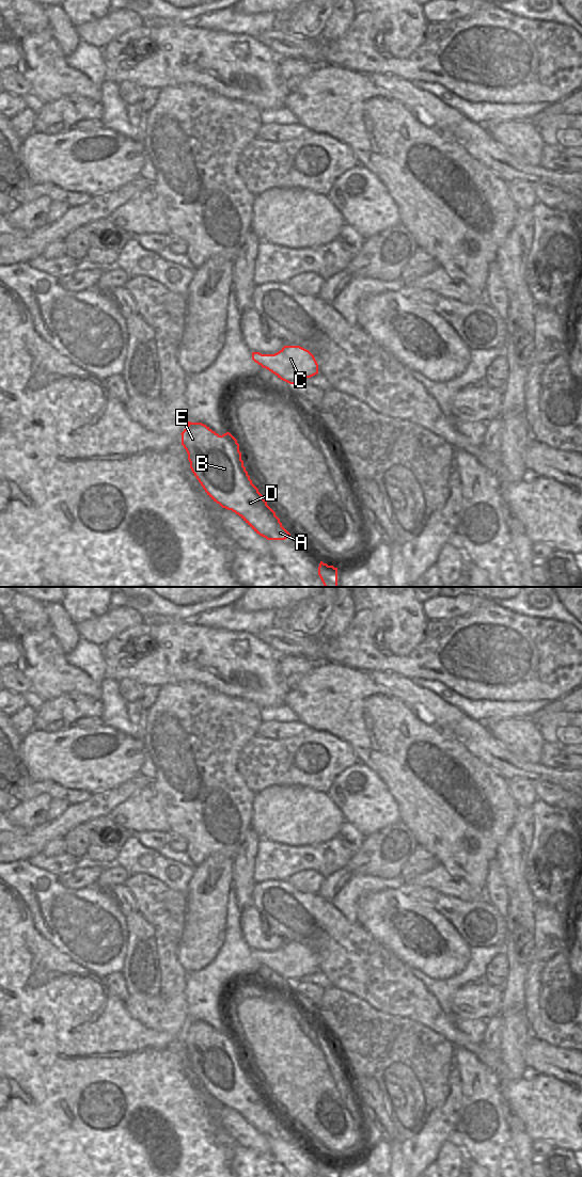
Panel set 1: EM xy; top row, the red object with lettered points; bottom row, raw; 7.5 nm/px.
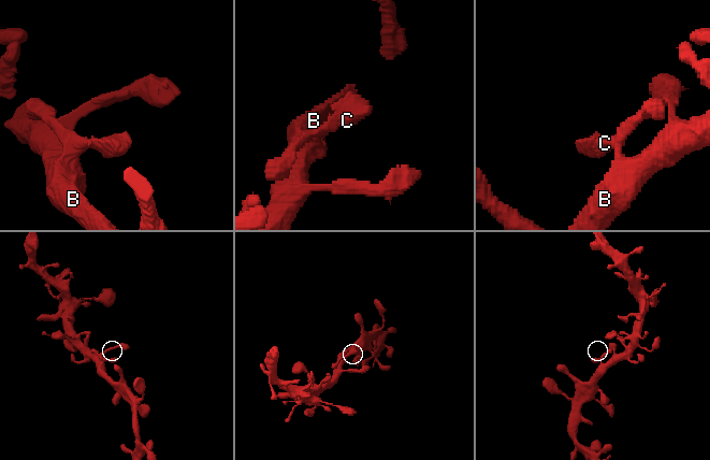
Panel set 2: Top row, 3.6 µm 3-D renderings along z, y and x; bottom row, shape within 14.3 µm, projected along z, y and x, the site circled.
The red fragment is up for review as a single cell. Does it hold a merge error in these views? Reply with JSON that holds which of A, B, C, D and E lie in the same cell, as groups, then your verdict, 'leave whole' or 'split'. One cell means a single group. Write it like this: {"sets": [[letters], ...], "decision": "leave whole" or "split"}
{"sets": [["A", "B", "C", "D", "E"]], "decision": "leave whole"}

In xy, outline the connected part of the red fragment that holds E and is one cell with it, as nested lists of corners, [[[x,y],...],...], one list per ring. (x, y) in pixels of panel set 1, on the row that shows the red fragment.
[[[188,422],[188,426],[180,434],[190,468],[214,502],[238,514],[256,534],[267,540],[285,540],[290,536],[252,483],[241,460],[239,444],[230,432],[219,435],[202,423]]]

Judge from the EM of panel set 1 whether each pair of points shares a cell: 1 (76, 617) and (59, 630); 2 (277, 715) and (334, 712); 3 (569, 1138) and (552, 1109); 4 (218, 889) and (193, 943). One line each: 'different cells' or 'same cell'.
1: different cells
2: different cells
3: same cell
4: same cell

